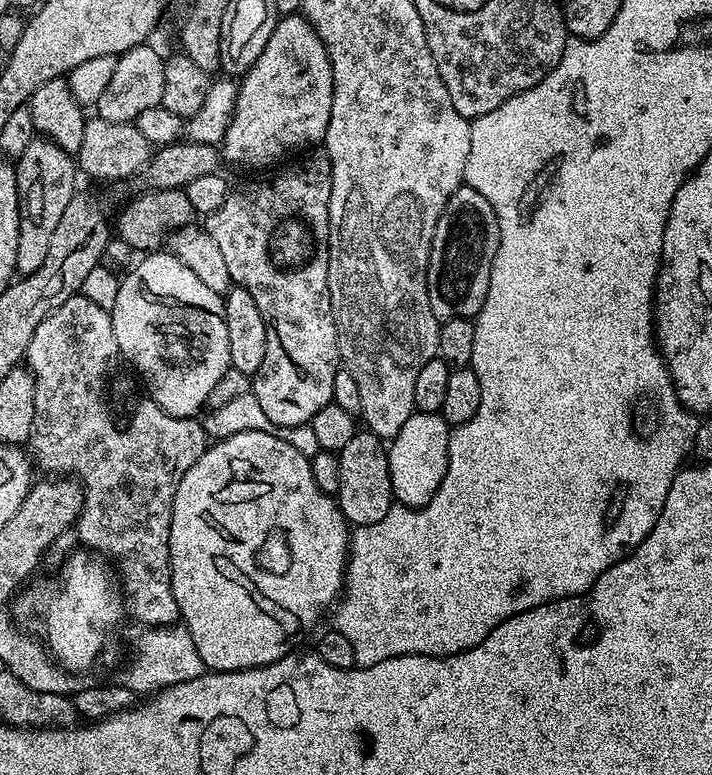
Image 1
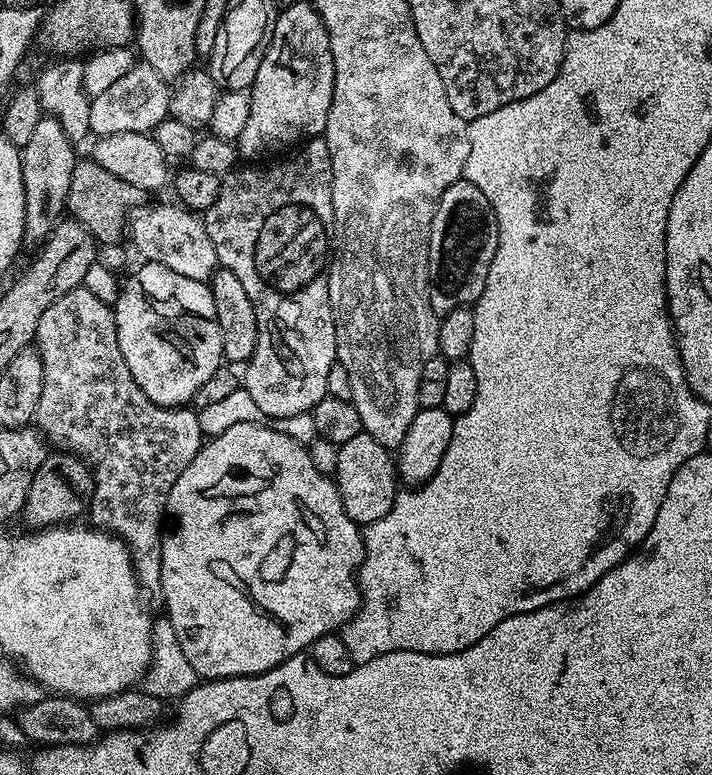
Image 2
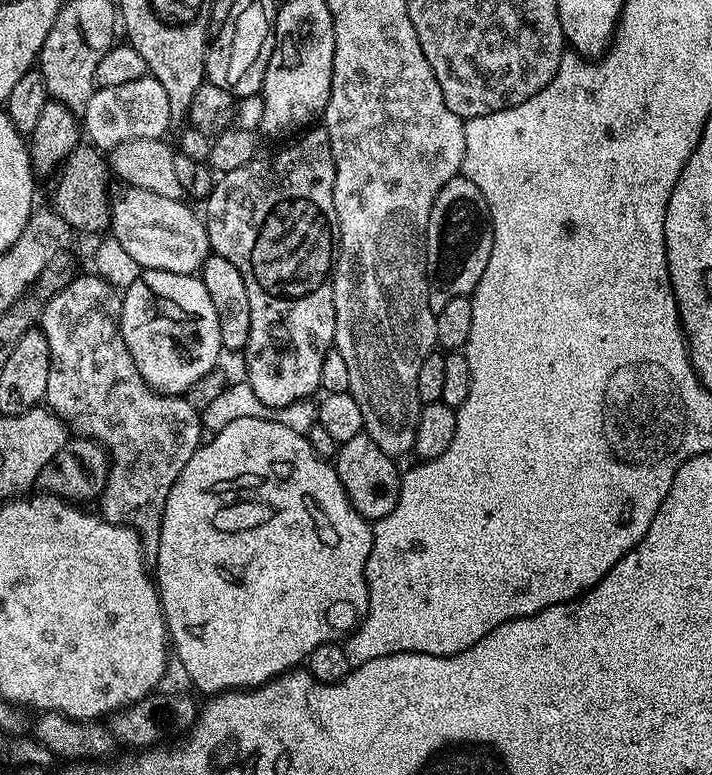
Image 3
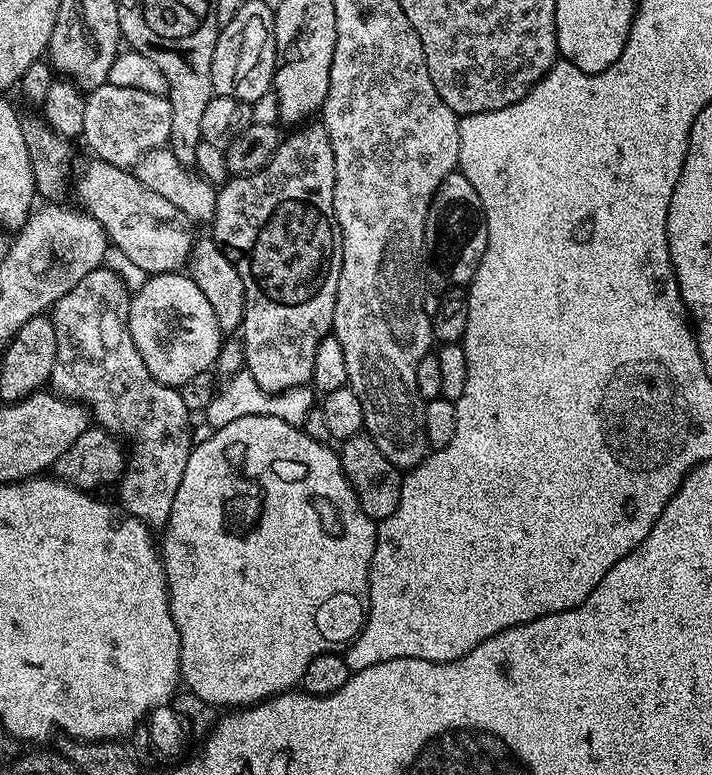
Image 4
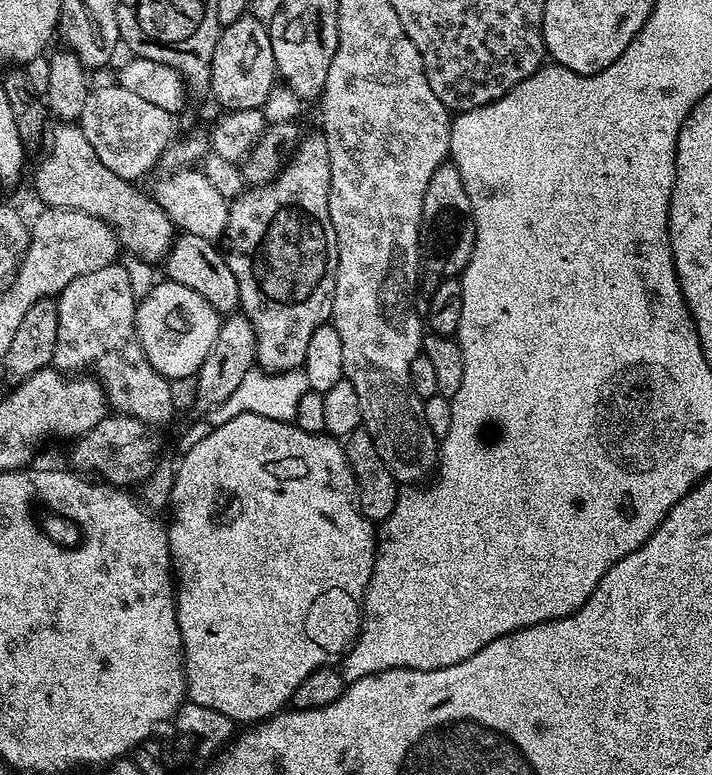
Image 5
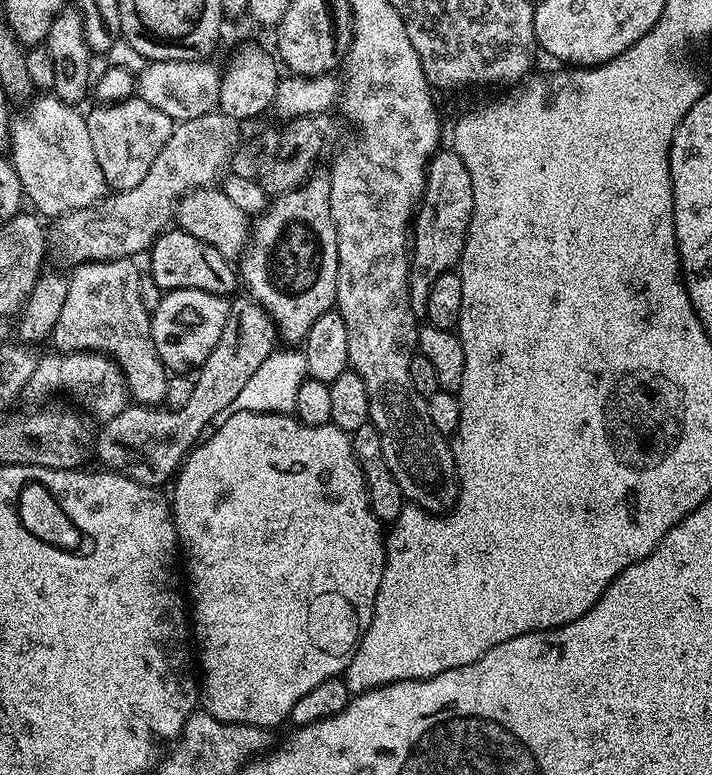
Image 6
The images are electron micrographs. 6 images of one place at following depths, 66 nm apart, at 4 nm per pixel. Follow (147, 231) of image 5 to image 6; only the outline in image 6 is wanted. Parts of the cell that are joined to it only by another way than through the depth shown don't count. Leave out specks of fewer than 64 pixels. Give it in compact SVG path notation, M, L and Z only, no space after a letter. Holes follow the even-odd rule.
M40 94L9 121L10 163L18 174L25 199L46 218L58 218L70 211L93 207L108 192L92 147L86 117L78 111L77 107L62 102L54 94Z

